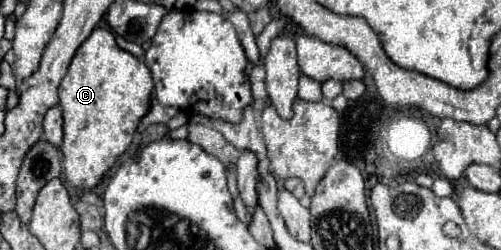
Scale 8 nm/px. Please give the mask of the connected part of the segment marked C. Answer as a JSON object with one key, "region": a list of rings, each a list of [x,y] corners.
{"region":[[[94,29],[76,51],[58,87],[64,130],[62,167],[70,187],[92,189],[100,183],[104,173],[132,143],[140,119],[150,109],[152,91],[152,73],[146,63],[120,49],[110,29]]]}

